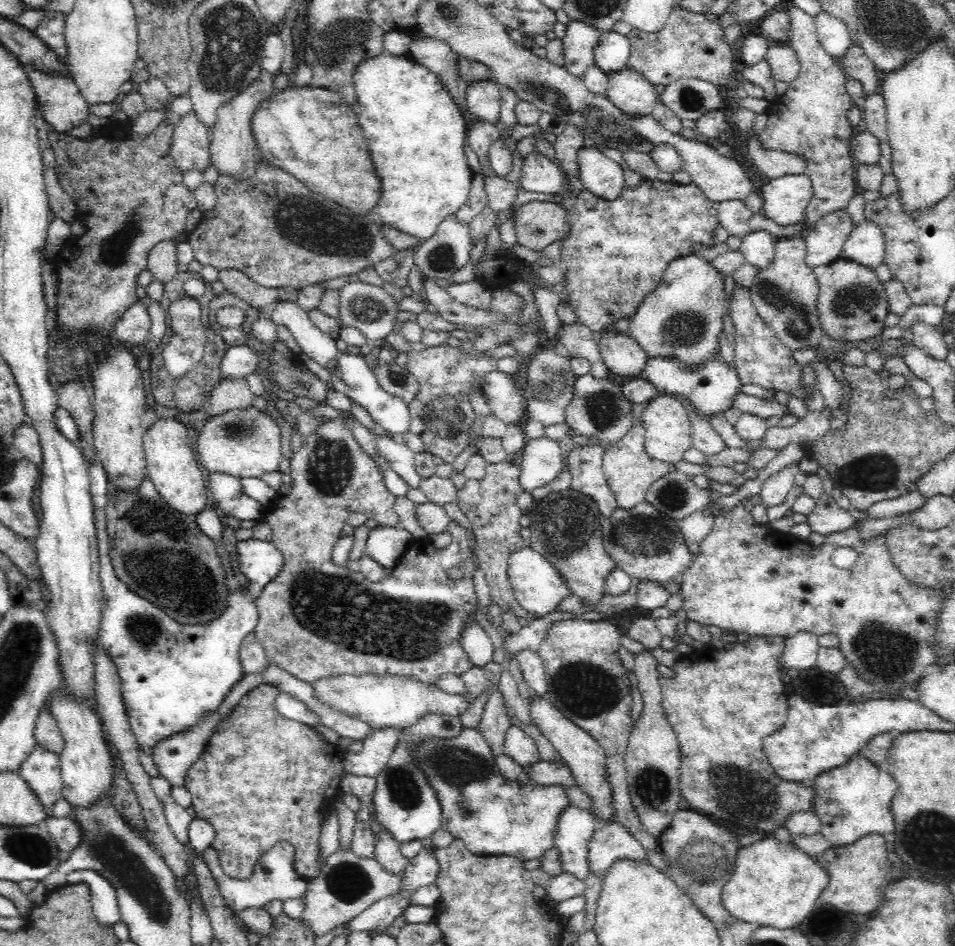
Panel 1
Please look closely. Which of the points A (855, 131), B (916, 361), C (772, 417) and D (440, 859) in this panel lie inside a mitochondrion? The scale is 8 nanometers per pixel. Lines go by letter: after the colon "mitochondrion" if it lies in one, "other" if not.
A: other
B: other
C: other
D: other

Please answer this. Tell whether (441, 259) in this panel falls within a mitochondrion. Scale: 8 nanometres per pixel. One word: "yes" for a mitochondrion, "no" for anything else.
yes

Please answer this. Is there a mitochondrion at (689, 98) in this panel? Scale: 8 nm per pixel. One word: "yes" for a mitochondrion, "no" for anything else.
yes

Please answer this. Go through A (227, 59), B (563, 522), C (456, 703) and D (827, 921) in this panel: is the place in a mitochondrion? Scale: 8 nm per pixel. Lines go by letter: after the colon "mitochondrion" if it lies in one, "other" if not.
A: mitochondrion
B: mitochondrion
C: other
D: other

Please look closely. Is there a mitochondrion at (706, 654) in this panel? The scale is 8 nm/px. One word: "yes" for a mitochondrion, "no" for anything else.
no

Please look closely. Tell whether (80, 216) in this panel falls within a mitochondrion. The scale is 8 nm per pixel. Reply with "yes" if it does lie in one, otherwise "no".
no

